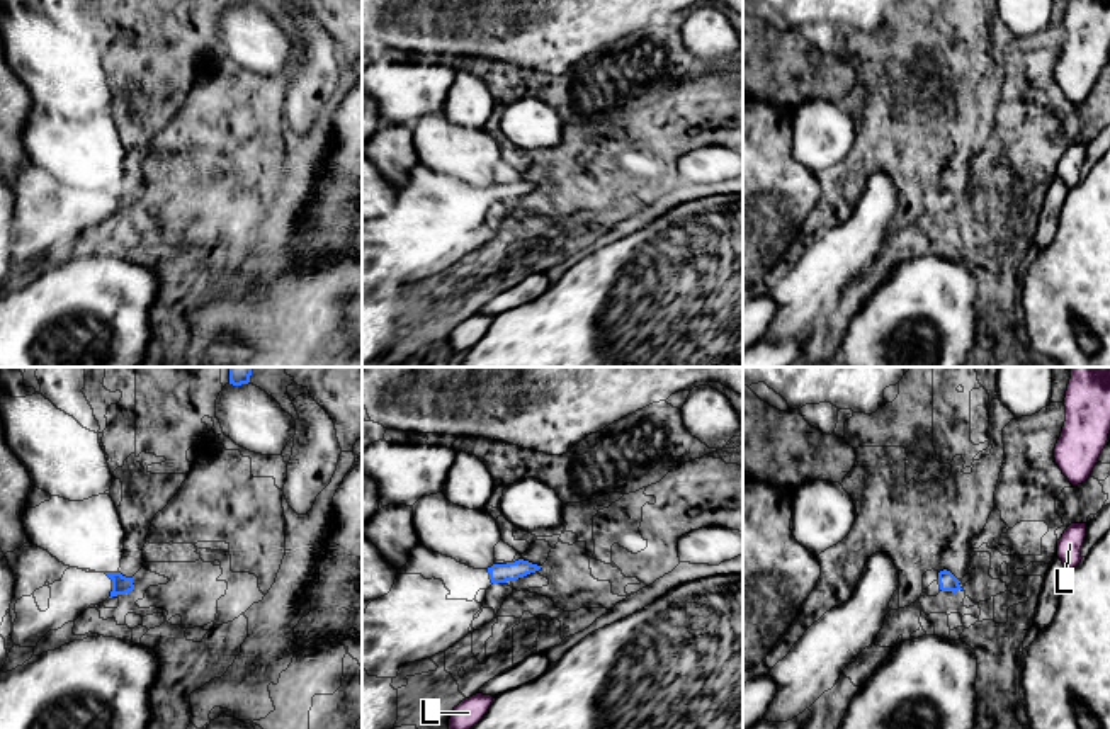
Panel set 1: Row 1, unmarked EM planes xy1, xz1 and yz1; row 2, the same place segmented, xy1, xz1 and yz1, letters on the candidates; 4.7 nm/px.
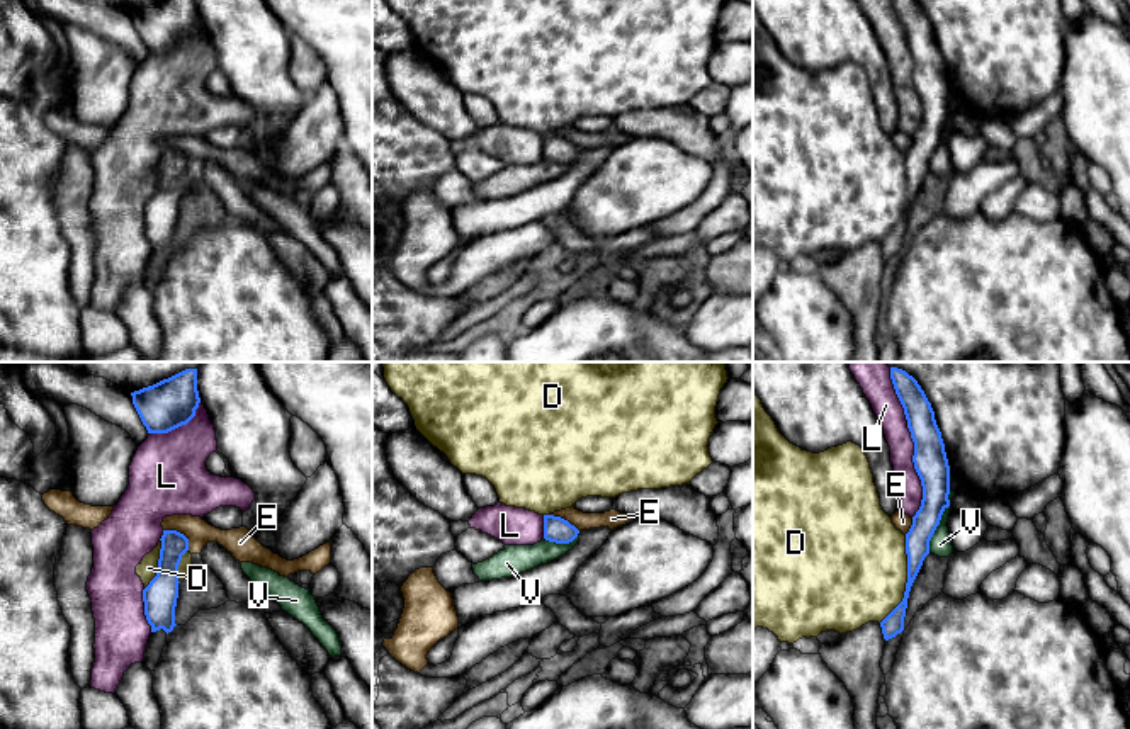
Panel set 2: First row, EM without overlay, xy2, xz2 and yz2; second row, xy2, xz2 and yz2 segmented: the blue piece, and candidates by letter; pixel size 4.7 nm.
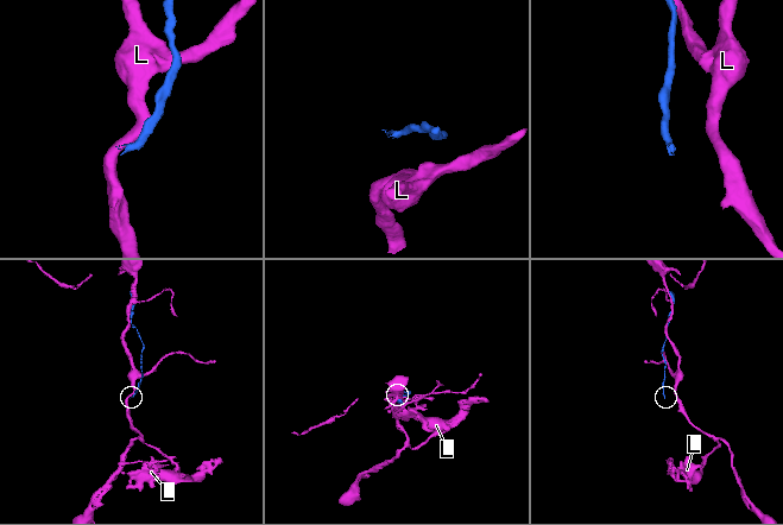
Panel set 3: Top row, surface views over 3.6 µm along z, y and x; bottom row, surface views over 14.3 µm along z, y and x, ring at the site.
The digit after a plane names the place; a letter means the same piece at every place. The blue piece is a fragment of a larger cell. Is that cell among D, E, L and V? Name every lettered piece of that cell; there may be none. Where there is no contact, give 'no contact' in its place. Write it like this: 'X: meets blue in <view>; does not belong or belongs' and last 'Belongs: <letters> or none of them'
D: meets blue in yz2; does not belong
E: meets blue in xy2; does not belong
L: meets blue in yz2; does not belong
V: meets blue in yz2; does not belong
Belongs: none of them

